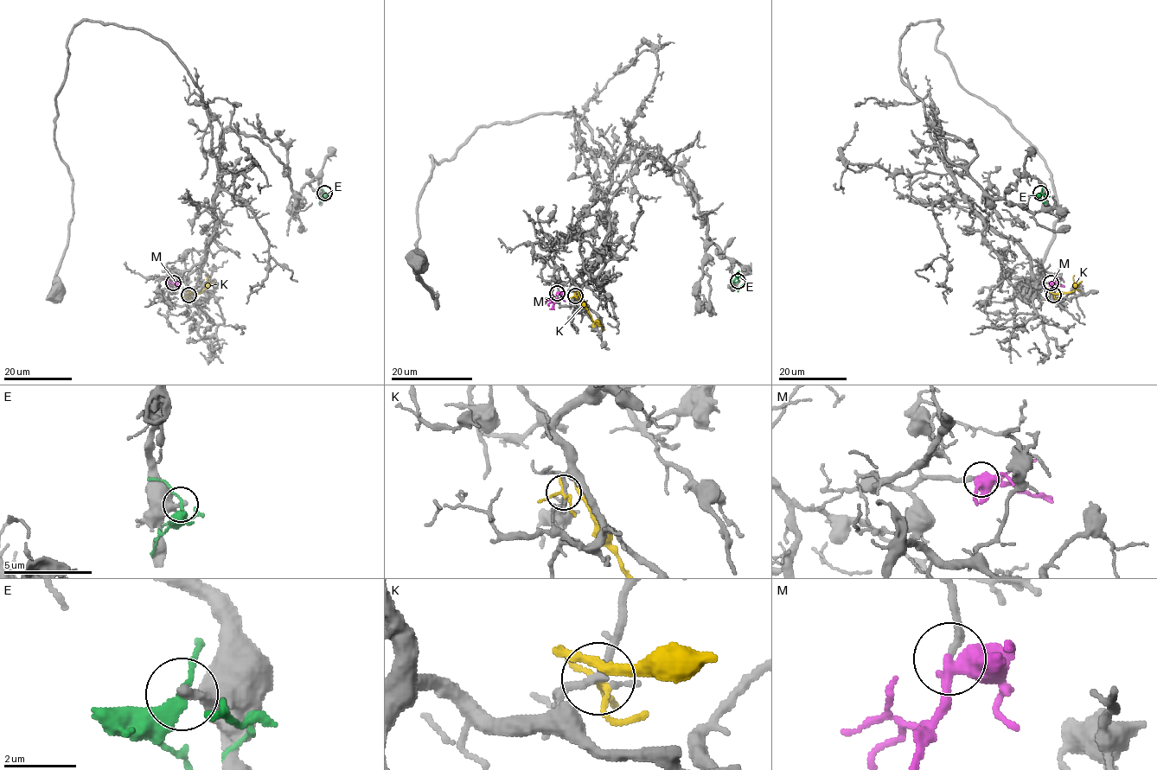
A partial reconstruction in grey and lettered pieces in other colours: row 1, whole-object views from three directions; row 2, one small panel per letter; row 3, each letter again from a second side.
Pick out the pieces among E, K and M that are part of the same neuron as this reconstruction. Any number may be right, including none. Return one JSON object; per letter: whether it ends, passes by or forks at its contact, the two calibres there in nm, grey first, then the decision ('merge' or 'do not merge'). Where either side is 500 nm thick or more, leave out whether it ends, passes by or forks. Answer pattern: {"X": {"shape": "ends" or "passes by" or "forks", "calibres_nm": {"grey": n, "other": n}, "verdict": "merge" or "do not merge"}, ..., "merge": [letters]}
{"E": {"shape": "passes by", "calibres_nm": {"grey": 260, "other": 280}, "verdict": "do not merge"}, "K": {"shape": "forks", "calibres_nm": {"grey": 200, "other": 130}, "verdict": "do not merge"}, "M": {"shape": "passes by", "calibres_nm": {"grey": 200, "other": 420}, "verdict": "merge"}, "merge": ["M"]}

